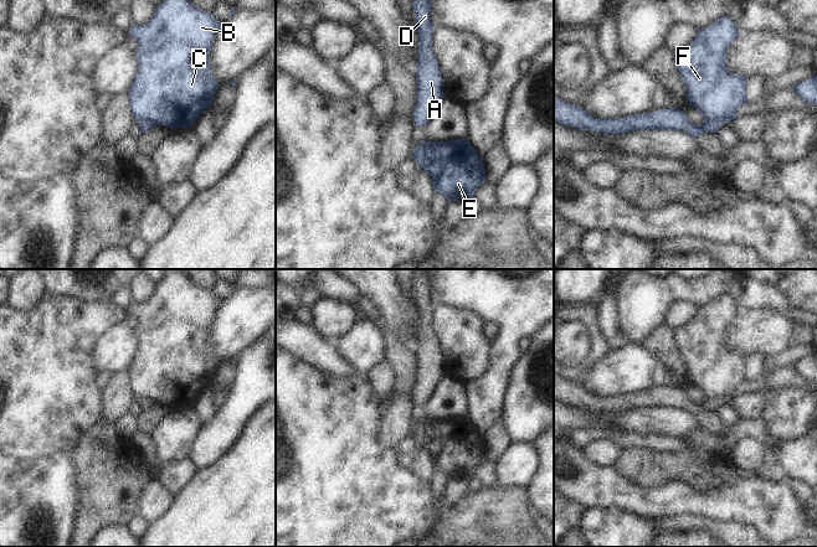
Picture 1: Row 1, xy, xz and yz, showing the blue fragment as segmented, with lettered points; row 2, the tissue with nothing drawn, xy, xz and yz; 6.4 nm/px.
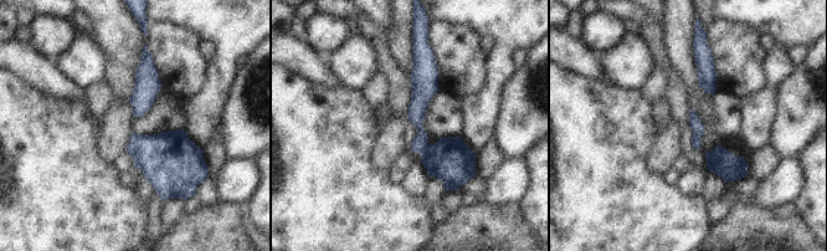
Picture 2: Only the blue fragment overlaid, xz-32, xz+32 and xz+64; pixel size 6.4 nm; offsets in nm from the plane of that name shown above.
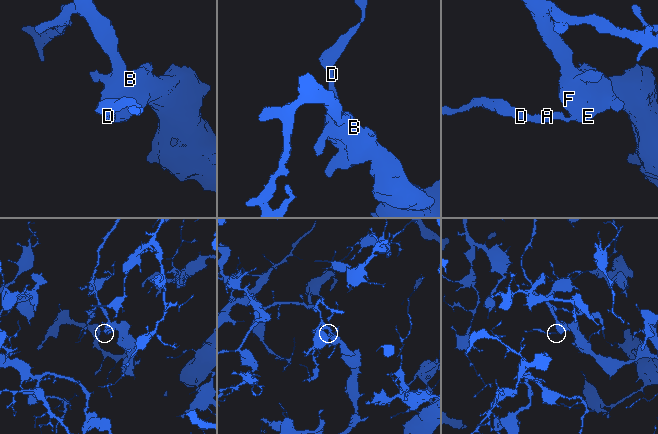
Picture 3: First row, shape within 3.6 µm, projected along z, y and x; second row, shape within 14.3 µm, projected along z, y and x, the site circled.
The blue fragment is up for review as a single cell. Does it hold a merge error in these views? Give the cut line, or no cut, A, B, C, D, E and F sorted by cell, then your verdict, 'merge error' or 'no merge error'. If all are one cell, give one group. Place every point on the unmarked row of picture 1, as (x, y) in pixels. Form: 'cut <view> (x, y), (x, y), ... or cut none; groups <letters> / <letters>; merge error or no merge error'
cut xz (431, 421), (422, 432), (416, 432); groups A D / B C E F; merge error

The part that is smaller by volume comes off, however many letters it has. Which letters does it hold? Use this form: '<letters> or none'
A, D

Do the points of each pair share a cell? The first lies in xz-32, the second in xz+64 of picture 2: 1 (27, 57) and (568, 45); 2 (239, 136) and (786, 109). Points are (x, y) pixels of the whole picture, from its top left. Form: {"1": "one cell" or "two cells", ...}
{"1": "one cell", "2": "one cell"}

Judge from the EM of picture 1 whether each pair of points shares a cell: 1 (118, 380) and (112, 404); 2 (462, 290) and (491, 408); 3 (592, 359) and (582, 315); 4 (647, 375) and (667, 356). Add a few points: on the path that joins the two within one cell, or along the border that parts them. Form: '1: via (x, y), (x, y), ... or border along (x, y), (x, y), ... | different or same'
1: via (117, 386), (117, 398) | same
2: via (494, 311), (505, 323), (505, 347), (497, 376) | same
3: via (595, 347), (592, 326) | same
4: border along (643, 345), (671, 372), (672, 385) | different

